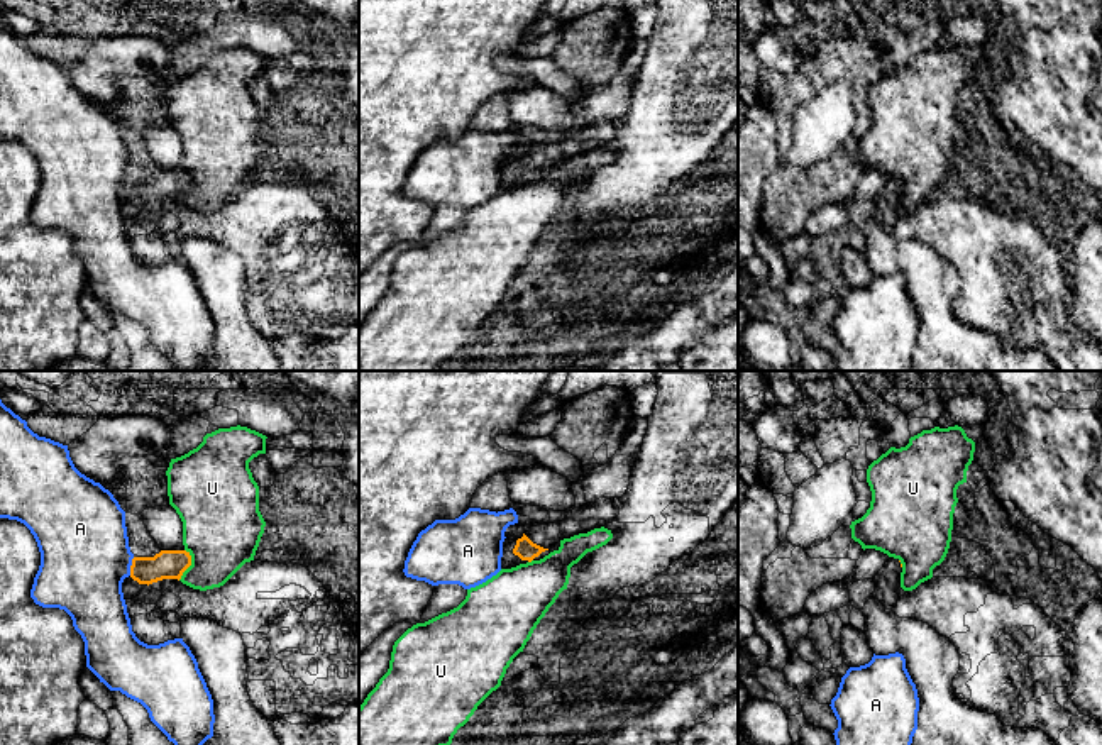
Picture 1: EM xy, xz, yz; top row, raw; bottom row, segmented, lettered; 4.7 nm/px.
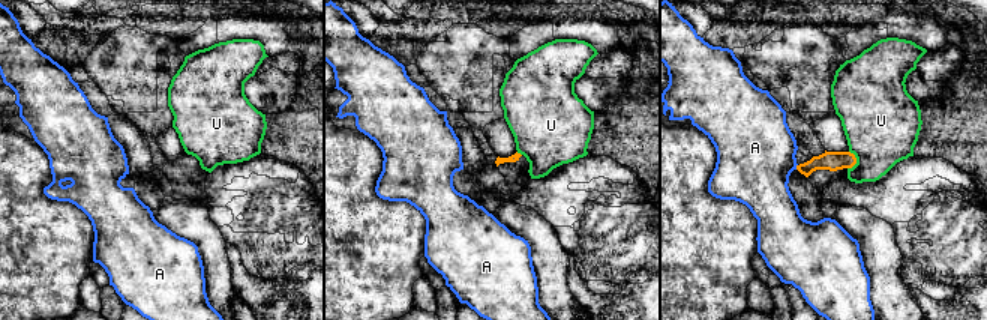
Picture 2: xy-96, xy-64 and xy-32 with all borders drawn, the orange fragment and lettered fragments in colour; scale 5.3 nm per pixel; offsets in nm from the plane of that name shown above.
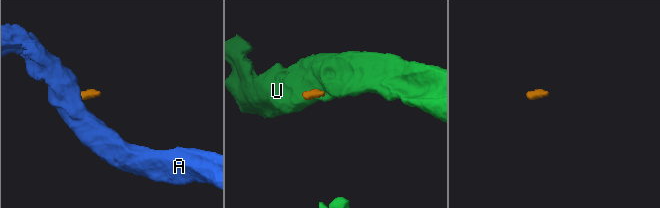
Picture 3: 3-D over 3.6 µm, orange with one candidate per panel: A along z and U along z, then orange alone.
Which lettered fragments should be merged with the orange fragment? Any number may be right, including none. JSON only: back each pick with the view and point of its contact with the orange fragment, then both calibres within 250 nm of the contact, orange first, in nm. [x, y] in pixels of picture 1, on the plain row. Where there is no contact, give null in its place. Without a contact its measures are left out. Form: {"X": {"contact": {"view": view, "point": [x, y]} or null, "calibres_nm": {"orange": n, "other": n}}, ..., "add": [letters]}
{"add": []}

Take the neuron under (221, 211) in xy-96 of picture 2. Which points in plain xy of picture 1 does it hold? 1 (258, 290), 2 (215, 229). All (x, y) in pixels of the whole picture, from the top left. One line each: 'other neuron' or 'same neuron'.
1: same neuron
2: same neuron

